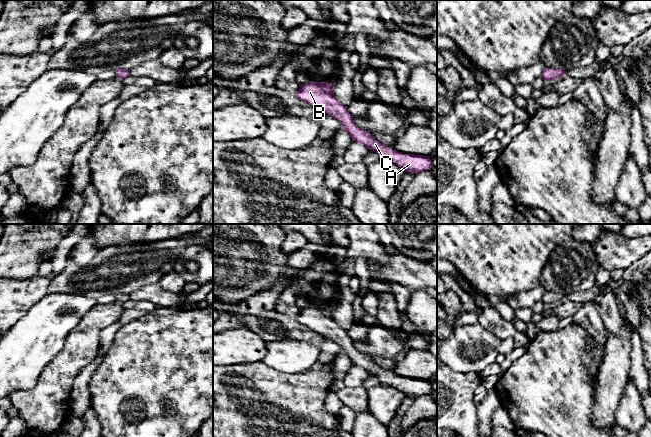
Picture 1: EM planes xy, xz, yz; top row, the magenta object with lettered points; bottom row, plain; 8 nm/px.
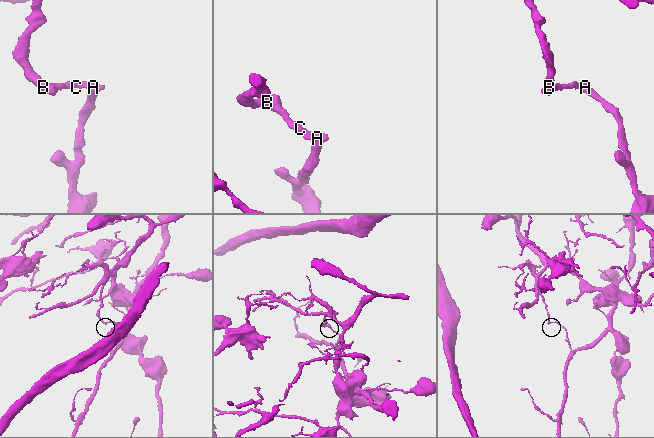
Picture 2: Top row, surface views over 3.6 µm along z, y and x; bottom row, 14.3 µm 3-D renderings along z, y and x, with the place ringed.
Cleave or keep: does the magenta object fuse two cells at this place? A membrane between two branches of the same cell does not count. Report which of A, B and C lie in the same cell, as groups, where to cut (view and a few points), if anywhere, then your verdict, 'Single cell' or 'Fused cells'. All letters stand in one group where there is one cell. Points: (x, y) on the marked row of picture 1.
Groups: A C / B. Split along xz (353, 119), (349, 122), (340, 122). Fused cells

